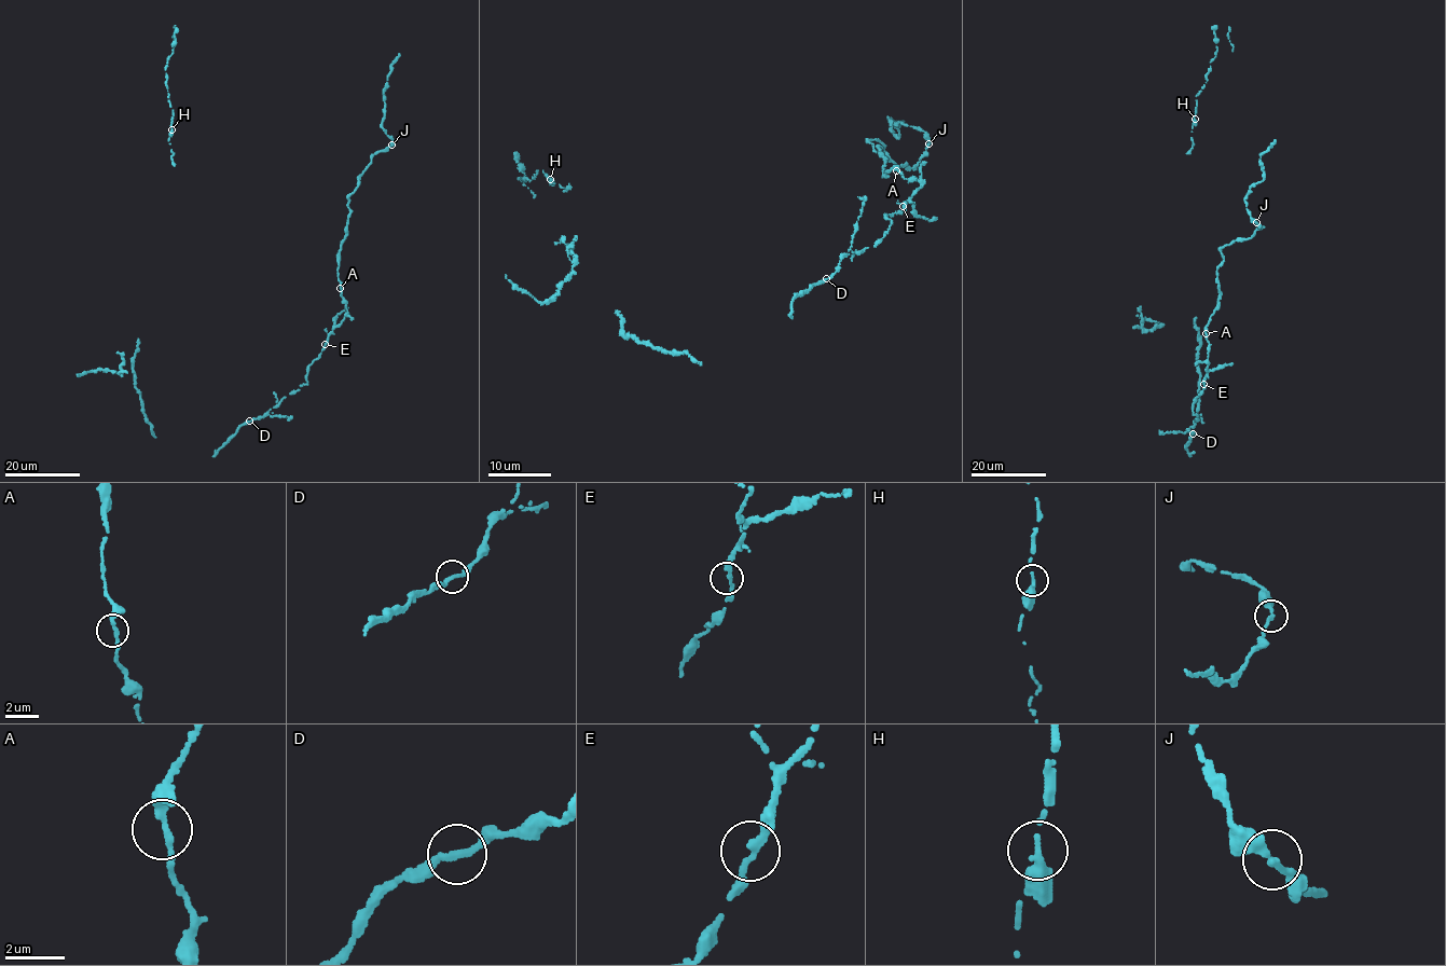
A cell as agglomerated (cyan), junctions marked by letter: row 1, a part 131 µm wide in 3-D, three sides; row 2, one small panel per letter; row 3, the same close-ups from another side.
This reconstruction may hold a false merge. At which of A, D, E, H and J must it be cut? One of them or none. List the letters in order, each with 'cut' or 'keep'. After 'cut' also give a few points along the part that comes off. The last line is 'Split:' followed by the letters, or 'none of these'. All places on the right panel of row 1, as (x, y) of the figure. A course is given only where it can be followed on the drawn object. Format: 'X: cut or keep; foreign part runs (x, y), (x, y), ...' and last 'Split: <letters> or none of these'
A: keep
D: keep
E: keep
H: cut
J: keep
Split: H

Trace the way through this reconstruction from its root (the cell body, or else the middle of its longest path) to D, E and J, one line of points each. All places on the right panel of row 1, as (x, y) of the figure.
D: (1207, 336), (1209, 364), (1202, 391), (1193, 404), (1198, 421), (1188, 431), (1193, 433)
E: (1207, 336), (1209, 364), (1203, 384)
J: (1207, 336), (1206, 327), (1220, 299), (1221, 249), (1251, 237), (1262, 228), (1256, 222)

